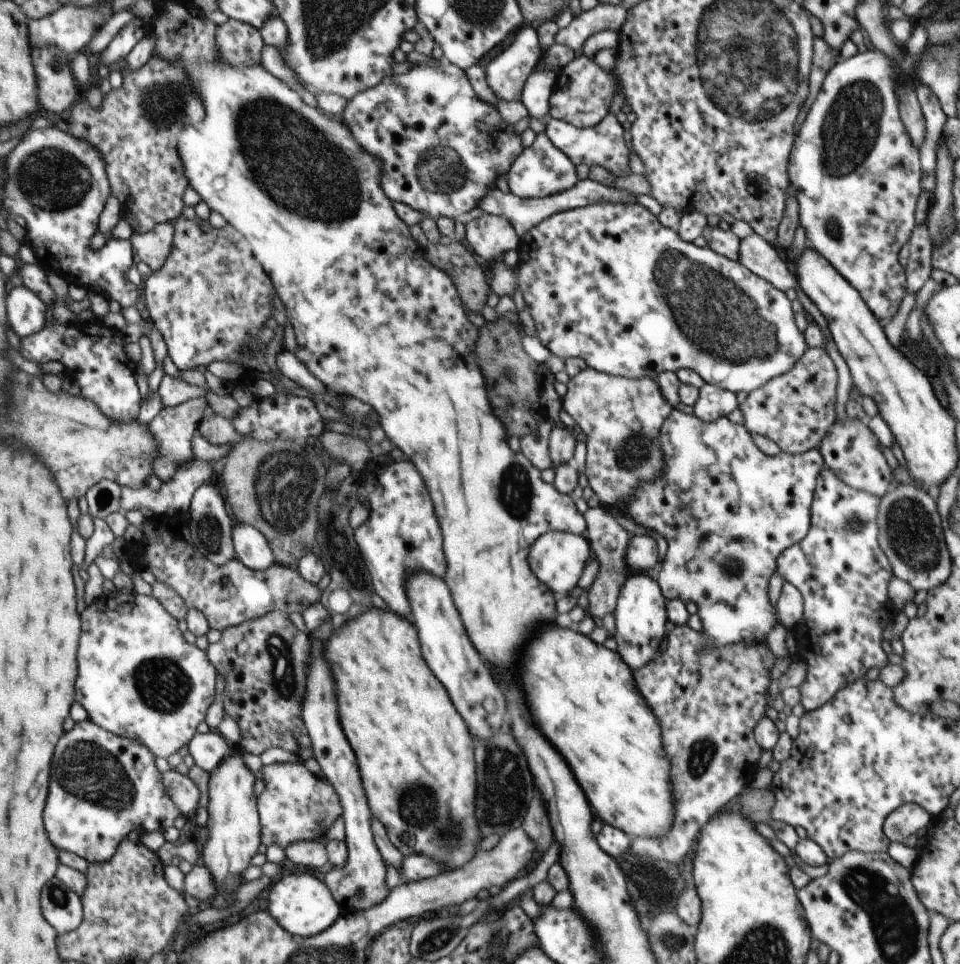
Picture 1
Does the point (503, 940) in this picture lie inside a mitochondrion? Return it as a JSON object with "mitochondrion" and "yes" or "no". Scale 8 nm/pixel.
{"mitochondrion":"no"}

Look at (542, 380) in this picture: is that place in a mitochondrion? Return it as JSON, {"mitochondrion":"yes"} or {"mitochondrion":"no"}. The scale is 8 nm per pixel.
{"mitochondrion":"no"}

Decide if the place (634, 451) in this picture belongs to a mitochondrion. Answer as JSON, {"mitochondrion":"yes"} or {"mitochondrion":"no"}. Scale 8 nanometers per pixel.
{"mitochondrion":"yes"}

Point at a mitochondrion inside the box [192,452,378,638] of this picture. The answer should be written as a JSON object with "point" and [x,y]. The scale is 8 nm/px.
{"point":[339,550]}

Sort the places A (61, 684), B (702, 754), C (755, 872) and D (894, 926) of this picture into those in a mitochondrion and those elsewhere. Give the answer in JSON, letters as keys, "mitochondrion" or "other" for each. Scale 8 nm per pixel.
{"A":"other","B":"mitochondrion","C":"other","D":"mitochondrion"}

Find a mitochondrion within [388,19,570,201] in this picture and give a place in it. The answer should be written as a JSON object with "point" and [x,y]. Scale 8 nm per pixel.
{"point":[441,171]}

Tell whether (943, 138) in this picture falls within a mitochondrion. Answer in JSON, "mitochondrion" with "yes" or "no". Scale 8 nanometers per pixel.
{"mitochondrion":"no"}

